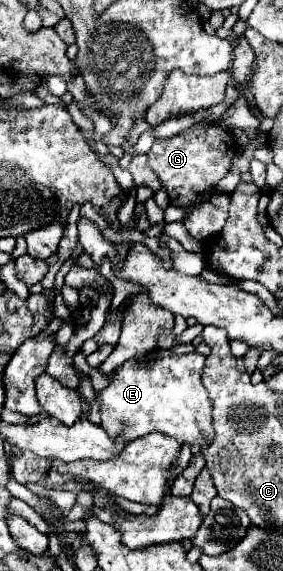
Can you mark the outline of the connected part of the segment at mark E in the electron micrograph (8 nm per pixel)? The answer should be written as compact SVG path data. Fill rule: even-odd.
M170 354L150 360L128 360L108 378L110 384L94 394L92 402L100 404L100 426L110 434L120 432L128 440L136 440L138 434L162 432L174 436L178 442L188 442L192 454L214 438L212 430L212 402L208 390L204 390L201 373L204 356L194 354Z

